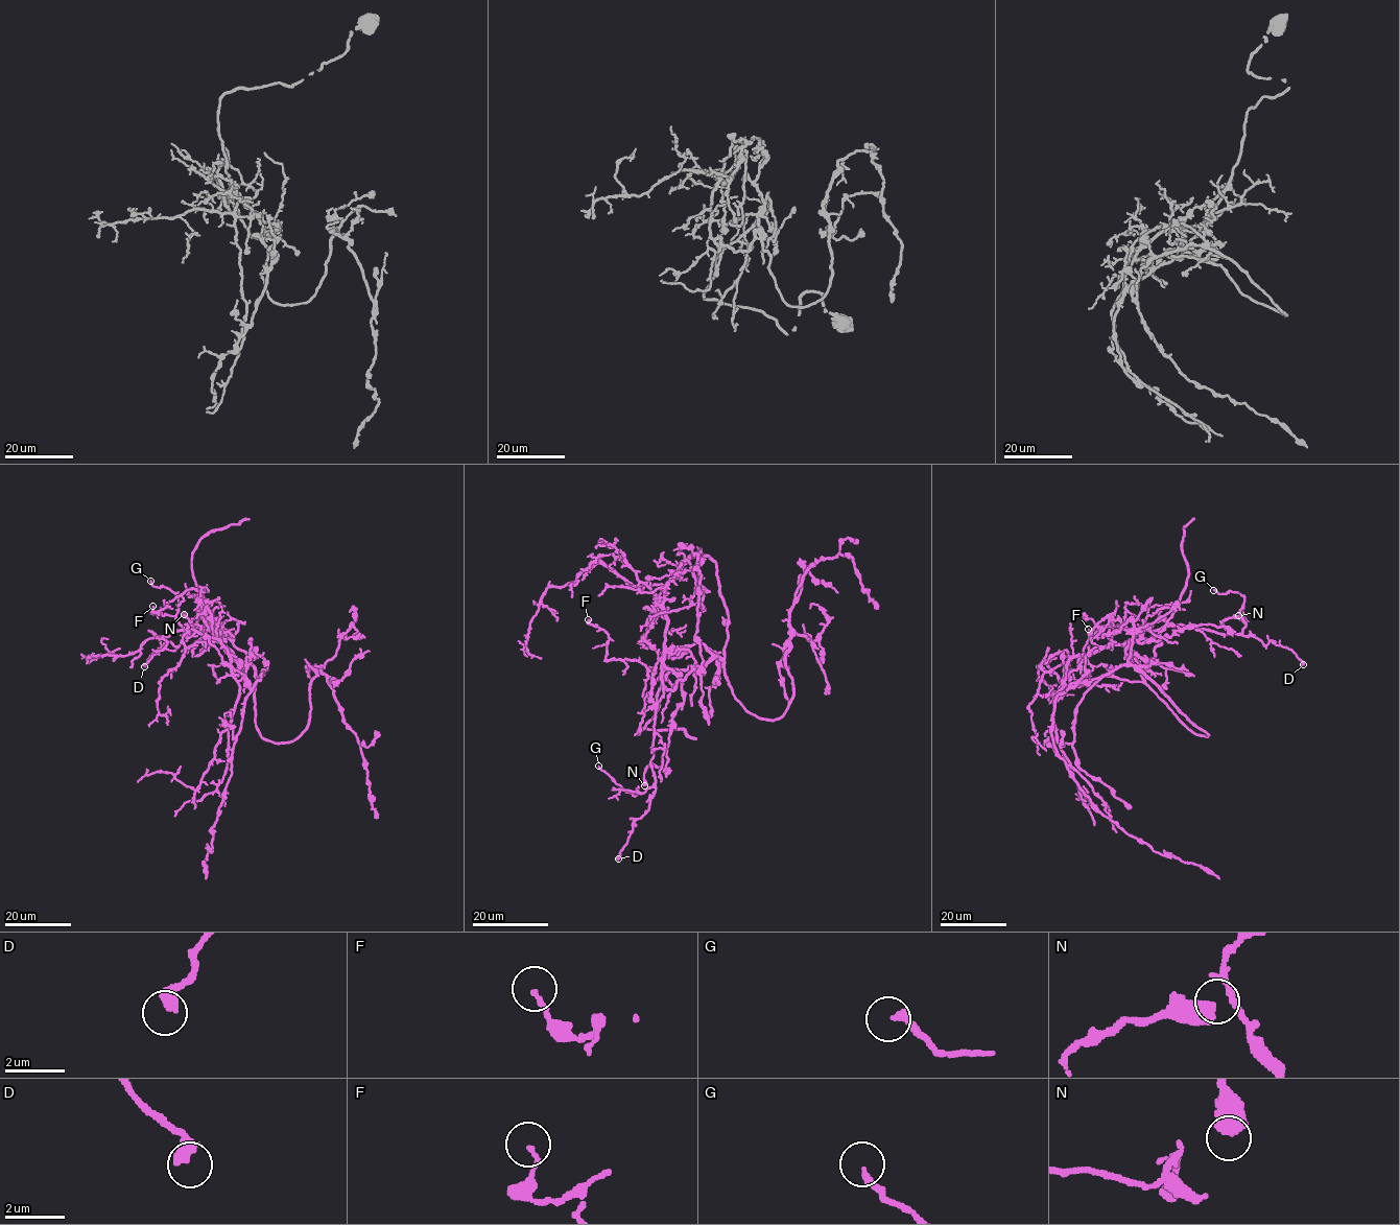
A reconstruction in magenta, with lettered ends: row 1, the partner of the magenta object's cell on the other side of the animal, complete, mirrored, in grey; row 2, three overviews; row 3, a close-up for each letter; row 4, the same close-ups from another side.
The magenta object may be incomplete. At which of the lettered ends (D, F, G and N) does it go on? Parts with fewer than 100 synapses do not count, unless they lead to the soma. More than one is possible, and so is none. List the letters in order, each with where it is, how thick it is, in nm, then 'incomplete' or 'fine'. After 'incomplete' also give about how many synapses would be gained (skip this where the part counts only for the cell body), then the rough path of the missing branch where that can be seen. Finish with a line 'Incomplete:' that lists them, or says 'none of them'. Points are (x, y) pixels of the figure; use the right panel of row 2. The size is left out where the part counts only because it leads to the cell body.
D: at (1303, 664); 400 nm thick; fine
F: at (1088, 629); 130 nm thick; fine
G: at (1213, 590); 220 nm thick; fine
N: at (1238, 615); 550 nm thick; fine
Incomplete: none of them

